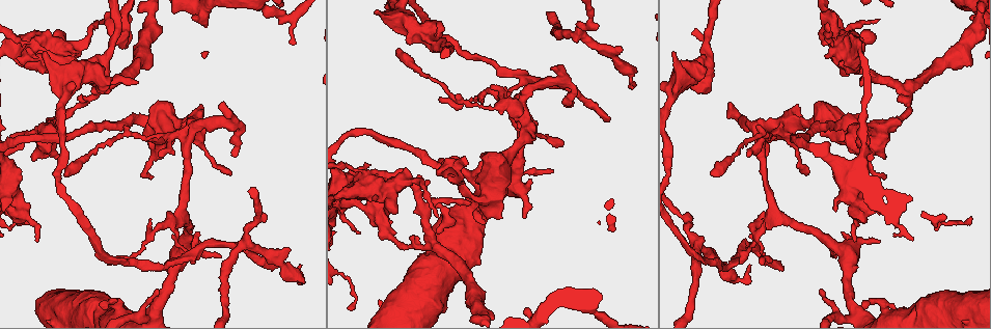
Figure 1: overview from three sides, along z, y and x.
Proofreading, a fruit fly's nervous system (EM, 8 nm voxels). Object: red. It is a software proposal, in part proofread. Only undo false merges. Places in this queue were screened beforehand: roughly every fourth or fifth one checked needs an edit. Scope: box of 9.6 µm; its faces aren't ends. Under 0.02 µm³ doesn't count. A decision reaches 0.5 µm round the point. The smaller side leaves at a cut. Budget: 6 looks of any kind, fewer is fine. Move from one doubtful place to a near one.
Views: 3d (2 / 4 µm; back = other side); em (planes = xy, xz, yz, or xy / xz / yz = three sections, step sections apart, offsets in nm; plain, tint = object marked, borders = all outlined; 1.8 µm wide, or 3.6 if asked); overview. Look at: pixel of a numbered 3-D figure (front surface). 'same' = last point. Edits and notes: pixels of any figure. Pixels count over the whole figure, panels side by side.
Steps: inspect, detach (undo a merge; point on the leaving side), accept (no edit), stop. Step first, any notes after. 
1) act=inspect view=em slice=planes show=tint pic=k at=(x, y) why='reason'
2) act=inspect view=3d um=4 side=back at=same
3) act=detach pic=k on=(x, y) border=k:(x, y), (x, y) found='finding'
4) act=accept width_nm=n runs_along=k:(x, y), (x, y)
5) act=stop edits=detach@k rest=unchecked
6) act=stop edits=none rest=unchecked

act=inspect view=em um=3.6 slice=xz step=4 show=borders pic=1 at=(845, 51)

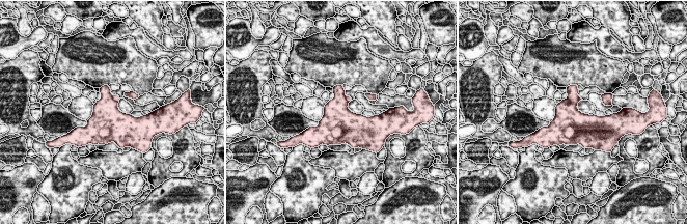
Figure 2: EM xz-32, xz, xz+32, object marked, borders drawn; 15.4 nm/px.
act=detach pic=2 on=(106, 113) found='a second cell is stuck on'

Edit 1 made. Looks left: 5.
act=inspect view=overview why='see it whole again'

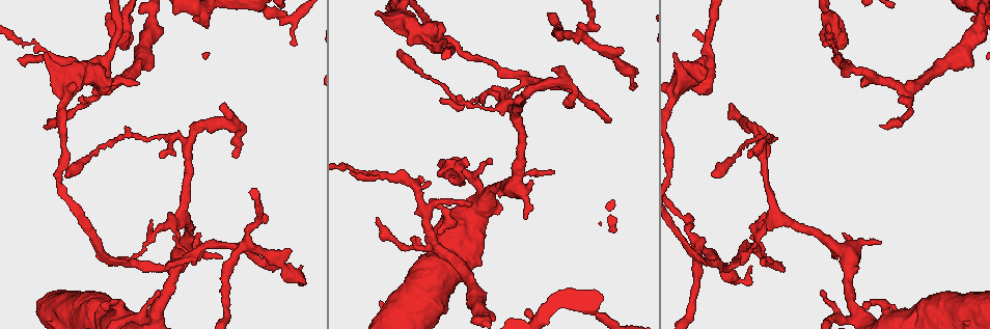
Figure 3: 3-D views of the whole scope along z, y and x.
act=inspect view=3d um=4 pic=3 at=(431, 41) why='sudden change in width'

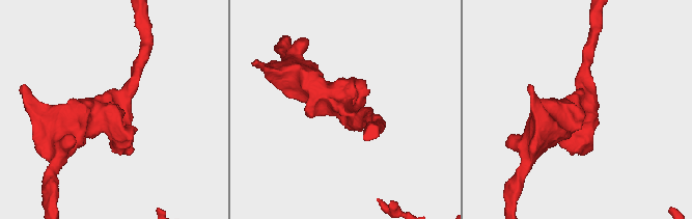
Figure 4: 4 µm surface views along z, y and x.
act=inspect view=em slice=planes show=tint pic=4 at=(115, 118) why='need the tissue'

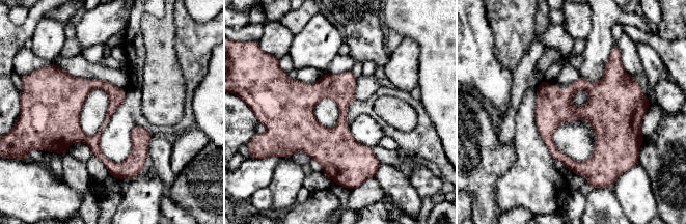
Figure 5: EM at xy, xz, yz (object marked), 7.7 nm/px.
act=accept width_nm=130 runs_along=5:(278, 106), (320, 143), (376, 162) found='one cell here'

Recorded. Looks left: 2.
act=stop edits=detach@2 rest=unchecked

